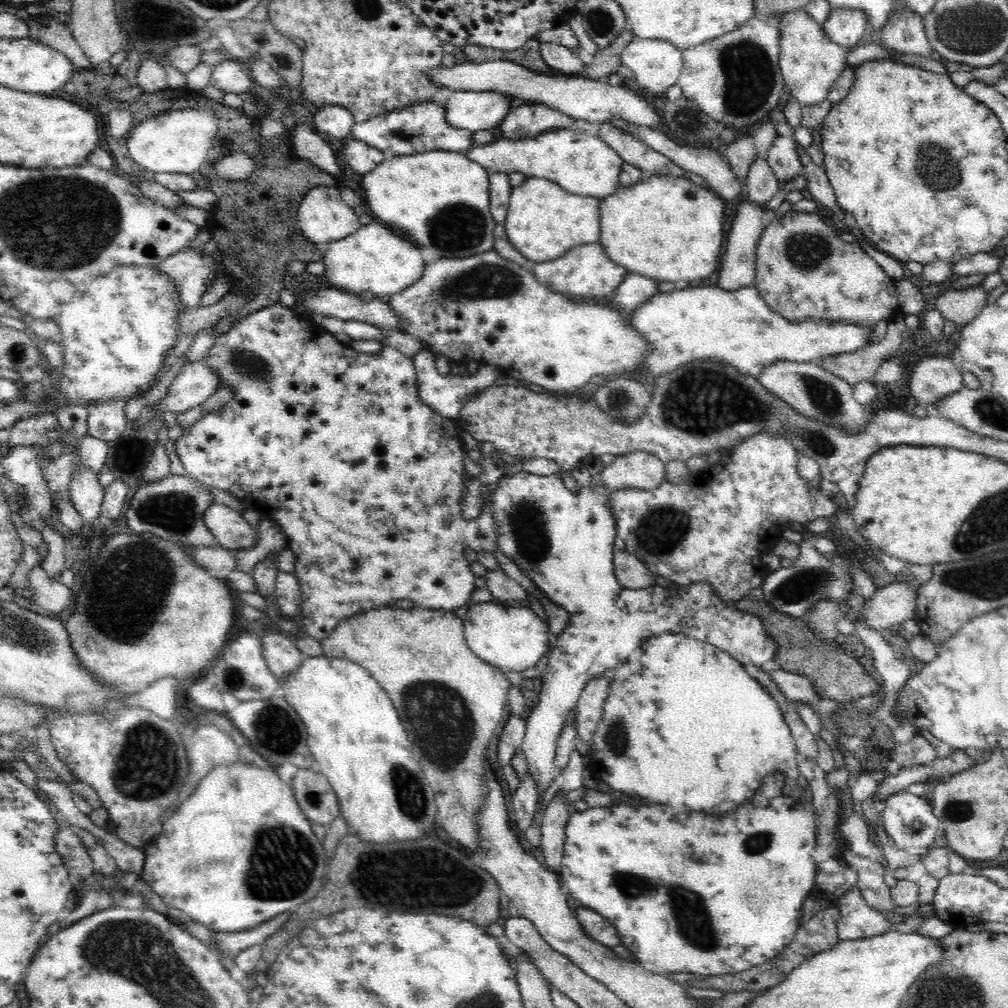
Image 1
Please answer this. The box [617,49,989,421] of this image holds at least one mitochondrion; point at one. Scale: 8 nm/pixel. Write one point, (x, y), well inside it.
(939, 169)

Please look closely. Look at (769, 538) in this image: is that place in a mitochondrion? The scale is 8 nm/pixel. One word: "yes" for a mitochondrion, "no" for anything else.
no

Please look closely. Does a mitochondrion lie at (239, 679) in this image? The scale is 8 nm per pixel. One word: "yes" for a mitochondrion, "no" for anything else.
yes

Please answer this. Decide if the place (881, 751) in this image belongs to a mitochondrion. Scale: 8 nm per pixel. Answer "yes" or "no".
no

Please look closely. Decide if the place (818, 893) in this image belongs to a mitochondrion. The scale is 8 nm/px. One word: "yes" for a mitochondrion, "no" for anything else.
no

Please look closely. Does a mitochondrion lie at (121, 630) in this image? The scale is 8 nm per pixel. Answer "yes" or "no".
yes

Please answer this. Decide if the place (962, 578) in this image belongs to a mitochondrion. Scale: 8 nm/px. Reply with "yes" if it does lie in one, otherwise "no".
yes

